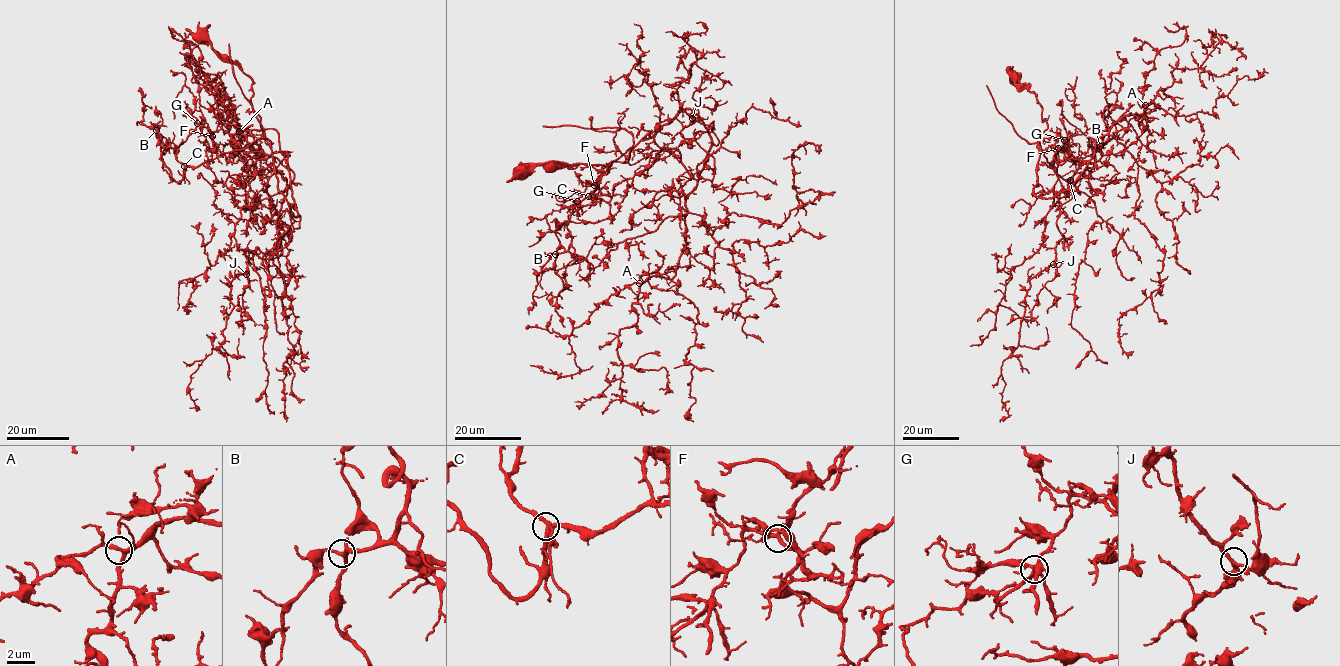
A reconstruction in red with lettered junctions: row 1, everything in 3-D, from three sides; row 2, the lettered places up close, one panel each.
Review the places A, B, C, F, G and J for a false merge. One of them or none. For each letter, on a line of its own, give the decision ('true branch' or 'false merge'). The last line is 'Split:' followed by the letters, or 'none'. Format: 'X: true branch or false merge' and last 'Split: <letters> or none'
A: true branch
B: true branch
C: true branch
F: true branch
G: false merge
J: true branch
Split: G

